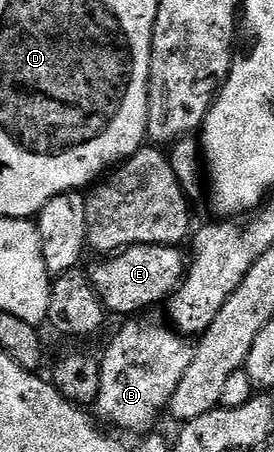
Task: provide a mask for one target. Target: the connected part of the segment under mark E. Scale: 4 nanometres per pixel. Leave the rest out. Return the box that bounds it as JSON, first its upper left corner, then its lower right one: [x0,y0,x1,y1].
[91,245,187,317]

